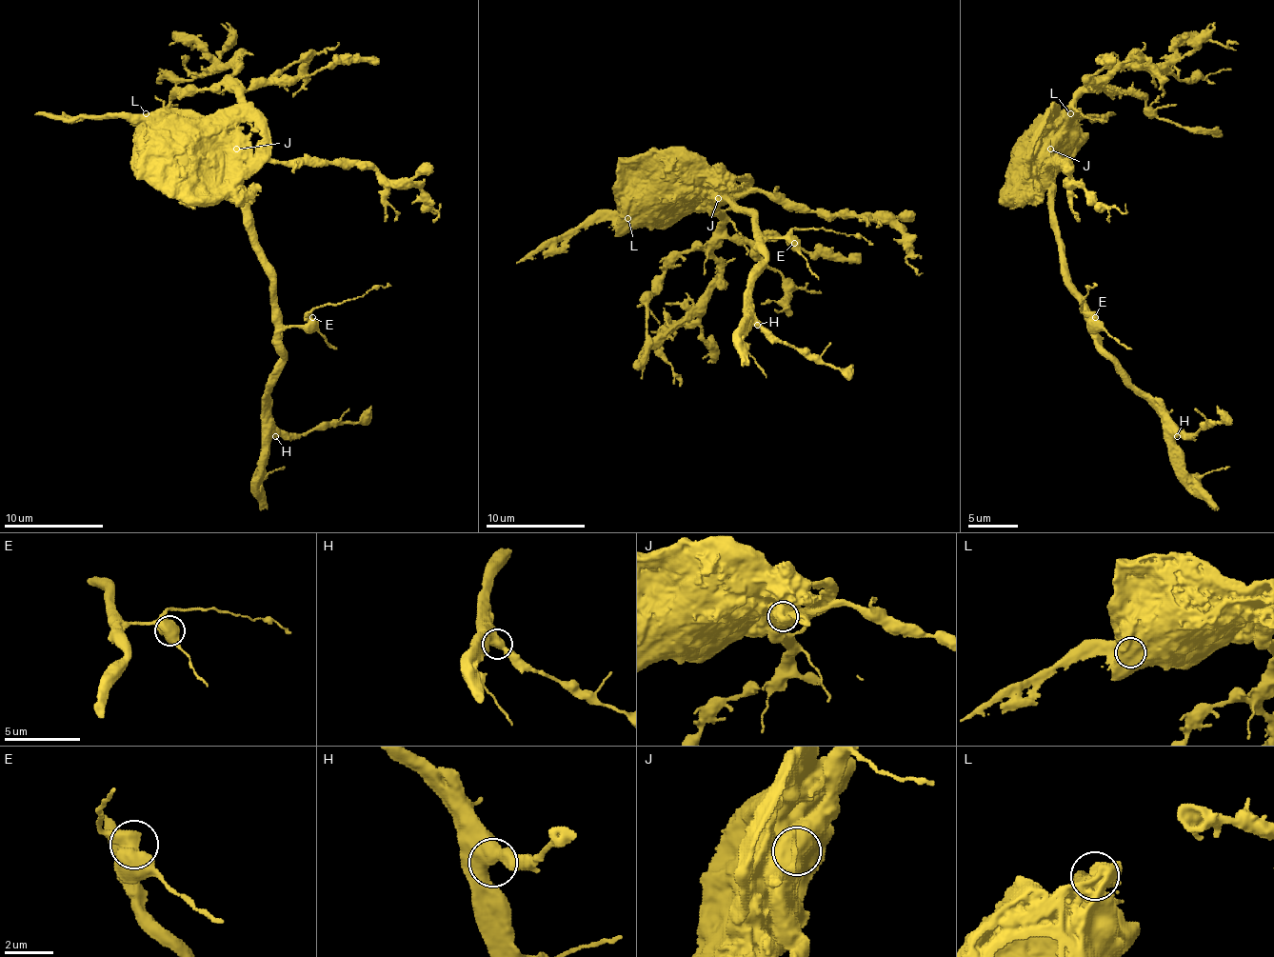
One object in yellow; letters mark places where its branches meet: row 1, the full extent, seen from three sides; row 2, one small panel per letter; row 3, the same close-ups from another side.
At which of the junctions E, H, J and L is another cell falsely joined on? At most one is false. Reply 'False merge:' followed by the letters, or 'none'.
False merge: J

